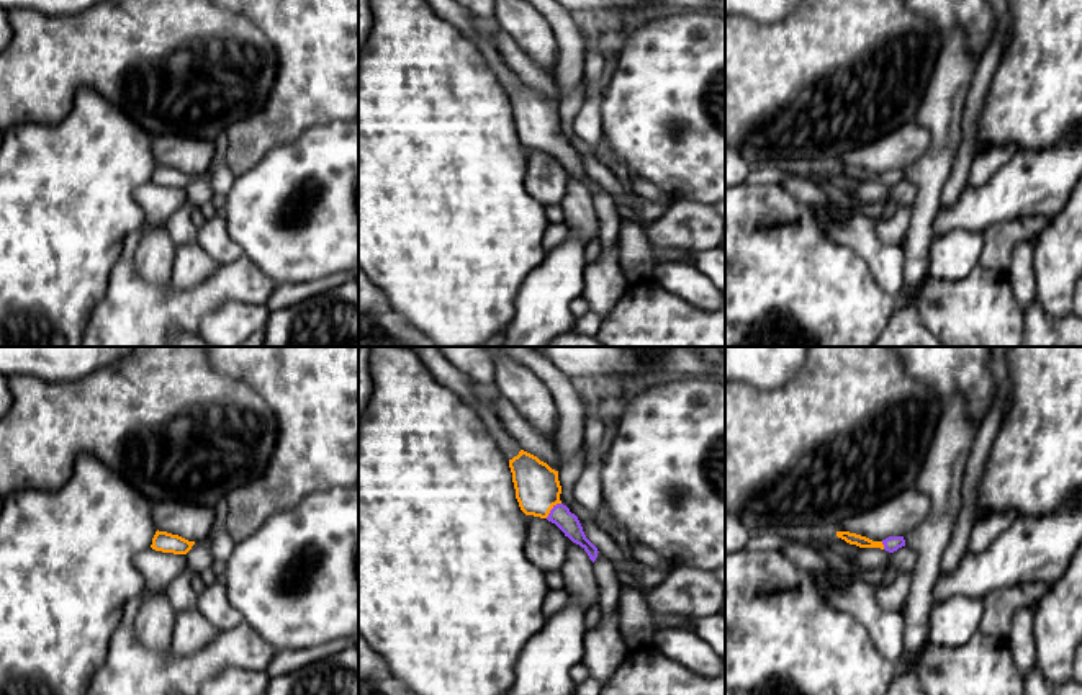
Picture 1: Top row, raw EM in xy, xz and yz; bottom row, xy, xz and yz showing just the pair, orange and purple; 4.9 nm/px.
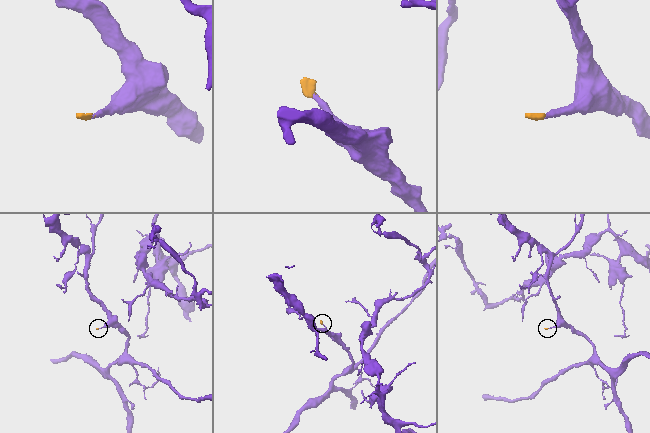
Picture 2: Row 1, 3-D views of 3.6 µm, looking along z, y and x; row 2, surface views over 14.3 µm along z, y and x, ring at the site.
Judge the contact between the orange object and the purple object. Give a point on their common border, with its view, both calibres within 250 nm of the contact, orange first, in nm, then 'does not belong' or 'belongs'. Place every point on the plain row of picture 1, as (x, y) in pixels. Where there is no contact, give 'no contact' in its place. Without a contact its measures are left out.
meets orange in xz at (552, 141); 220 nm thick on the orange side, 100 nm on the other; belongs

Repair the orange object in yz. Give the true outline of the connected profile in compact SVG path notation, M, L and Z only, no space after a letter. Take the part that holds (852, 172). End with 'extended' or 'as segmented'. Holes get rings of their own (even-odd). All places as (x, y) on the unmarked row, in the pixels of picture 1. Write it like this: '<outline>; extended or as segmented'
M836 165L836 170L845 173L850 178L856 178L859 182L881 182L881 183L886 183L889 186L894 186L899 182L905 180L904 170L889 170L882 175L872 175L866 170L850 167L850 165Z; extended

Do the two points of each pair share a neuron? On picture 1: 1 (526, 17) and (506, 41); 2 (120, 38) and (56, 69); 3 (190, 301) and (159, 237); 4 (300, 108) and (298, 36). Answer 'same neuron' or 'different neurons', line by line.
1: different neurons
2: same neuron
3: different neurons
4: same neuron

